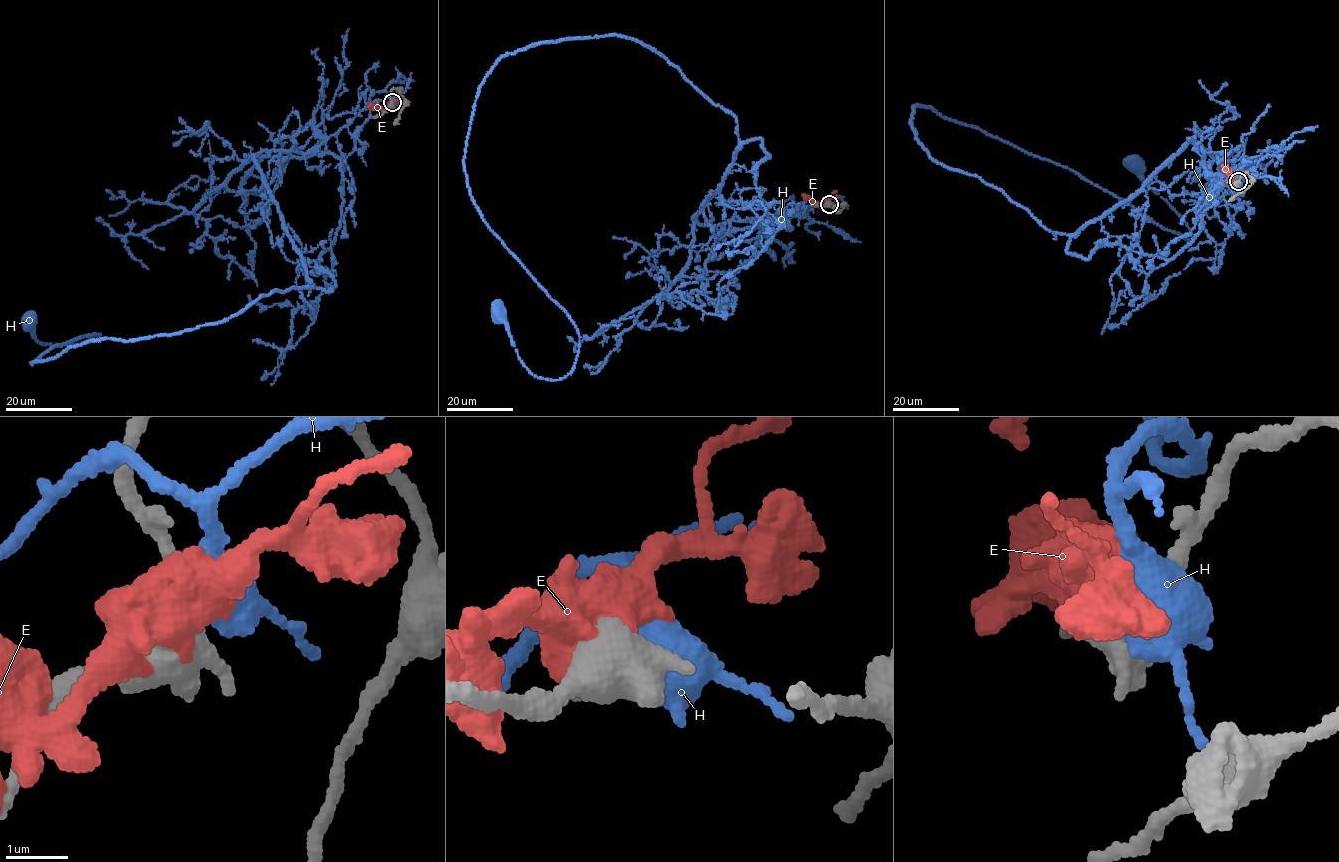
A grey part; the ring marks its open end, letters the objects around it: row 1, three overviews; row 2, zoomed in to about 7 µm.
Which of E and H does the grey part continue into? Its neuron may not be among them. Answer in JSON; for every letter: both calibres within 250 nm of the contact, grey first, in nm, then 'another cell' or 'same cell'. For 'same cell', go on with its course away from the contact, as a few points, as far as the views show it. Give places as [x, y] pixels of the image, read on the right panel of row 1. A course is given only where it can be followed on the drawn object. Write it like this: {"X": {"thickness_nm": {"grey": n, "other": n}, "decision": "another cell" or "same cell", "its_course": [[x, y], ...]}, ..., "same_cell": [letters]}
{"E": {"thickness_nm": {"grey": 440, "other": 650}, "decision": "another cell"}, "H": {"thickness_nm": {"grey": 400, "other": 550}, "decision": "same cell", "its_course": [[1238, 182], [1175, 257], [1138, 253], [1100, 219], [1045, 229], [935, 160], [912, 106], [1190, 240], [1136, 163]]}, "same_cell": ["H"]}

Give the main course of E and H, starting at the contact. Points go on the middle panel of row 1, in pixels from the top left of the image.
E: (826, 203), (814, 203), (801, 194)
H: (829, 204), (770, 220), (734, 117), (636, 40), (502, 54), (469, 194), (576, 329), (569, 373), (498, 312)

